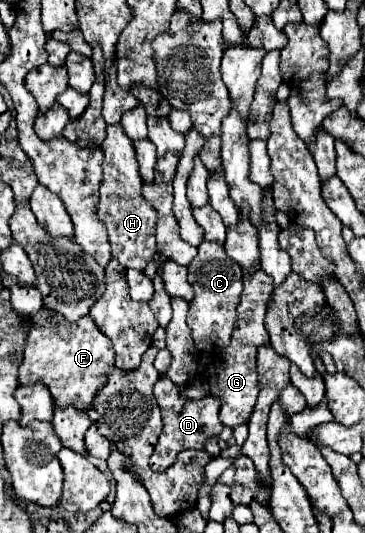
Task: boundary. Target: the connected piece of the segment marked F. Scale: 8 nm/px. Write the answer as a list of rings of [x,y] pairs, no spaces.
[[[43,308],[31,320],[23,362],[19,366],[19,384],[45,384],[59,406],[85,410],[93,404],[95,392],[105,384],[107,368],[111,368],[113,362],[115,352],[111,340],[99,332],[89,316],[67,322],[63,316],[55,316],[55,312]]]

